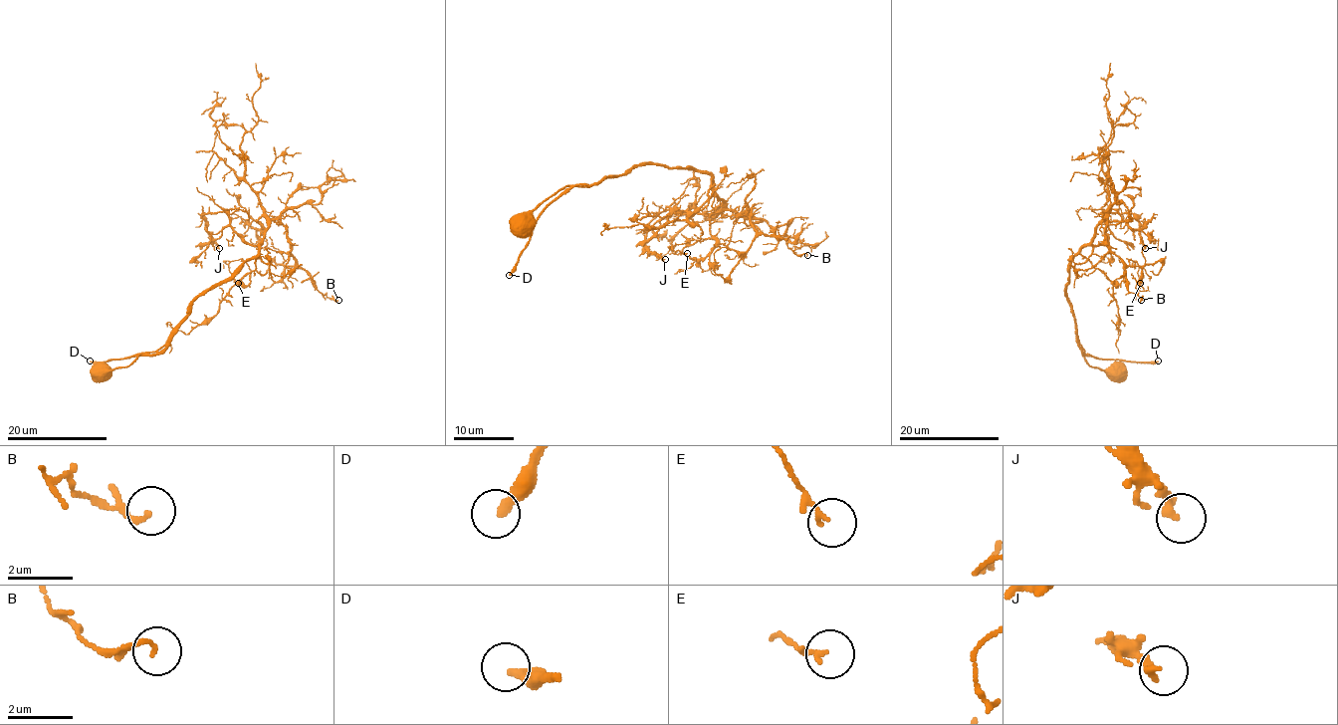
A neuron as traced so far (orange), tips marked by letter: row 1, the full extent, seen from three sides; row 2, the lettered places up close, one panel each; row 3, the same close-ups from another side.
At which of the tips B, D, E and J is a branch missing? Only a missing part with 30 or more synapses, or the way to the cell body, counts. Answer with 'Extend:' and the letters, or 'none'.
Extend: D

